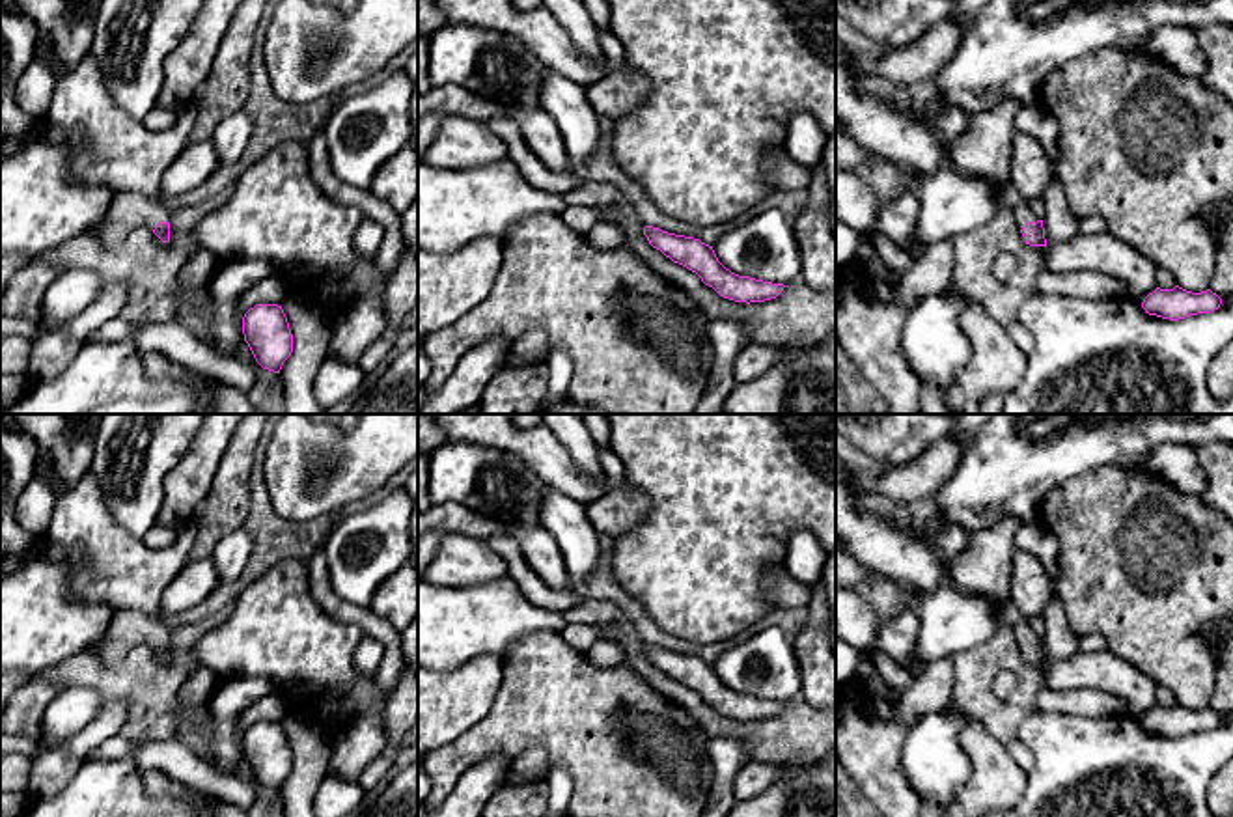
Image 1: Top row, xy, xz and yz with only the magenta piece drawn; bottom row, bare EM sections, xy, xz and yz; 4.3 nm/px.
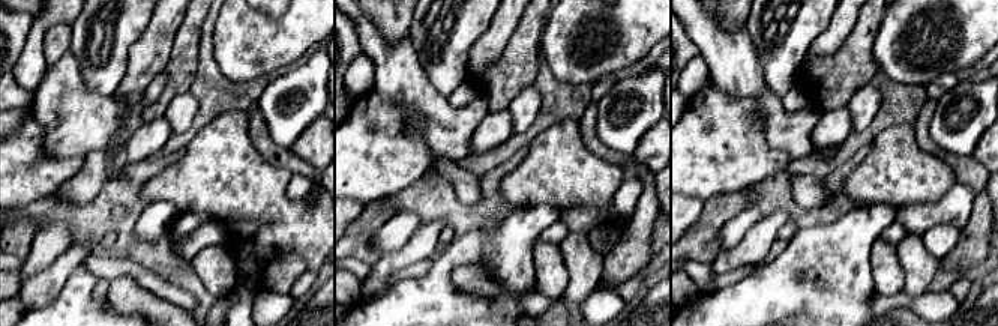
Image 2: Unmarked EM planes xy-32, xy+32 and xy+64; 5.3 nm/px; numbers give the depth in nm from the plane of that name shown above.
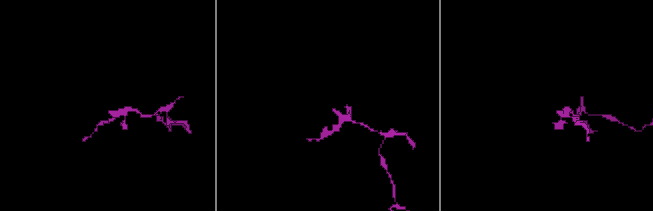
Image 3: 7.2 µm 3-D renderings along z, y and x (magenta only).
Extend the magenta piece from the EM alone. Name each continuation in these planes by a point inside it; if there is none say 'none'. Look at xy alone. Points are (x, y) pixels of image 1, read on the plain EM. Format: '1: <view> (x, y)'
1: xy (127, 627)

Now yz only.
1: yz (1023, 633)

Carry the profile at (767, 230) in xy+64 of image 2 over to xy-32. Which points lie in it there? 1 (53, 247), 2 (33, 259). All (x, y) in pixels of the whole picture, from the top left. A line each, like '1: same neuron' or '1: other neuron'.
1: other neuron
2: other neuron

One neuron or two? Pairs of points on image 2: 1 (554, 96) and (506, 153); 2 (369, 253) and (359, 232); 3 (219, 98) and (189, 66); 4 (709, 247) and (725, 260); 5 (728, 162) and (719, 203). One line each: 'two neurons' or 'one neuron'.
1: one neuron
2: one neuron
3: one neuron
4: two neurons
5: two neurons

